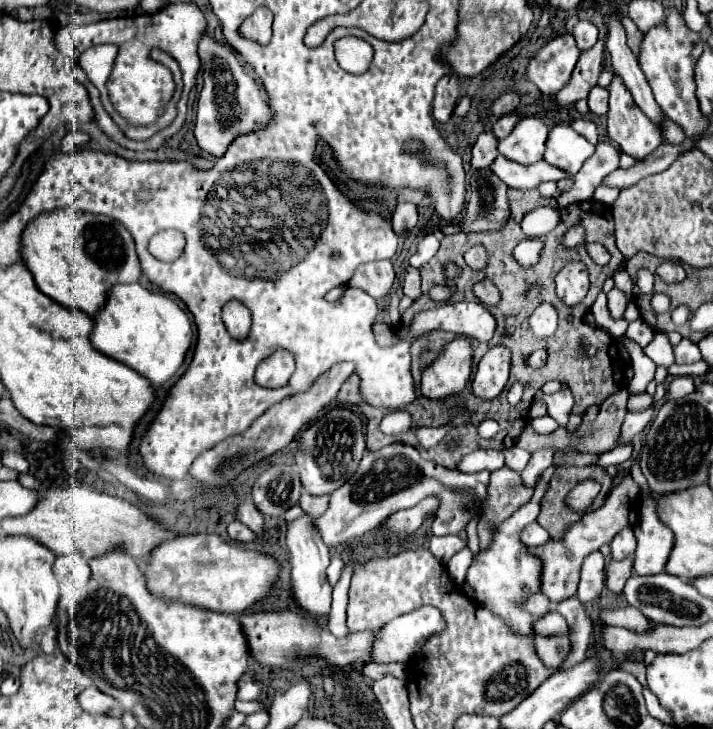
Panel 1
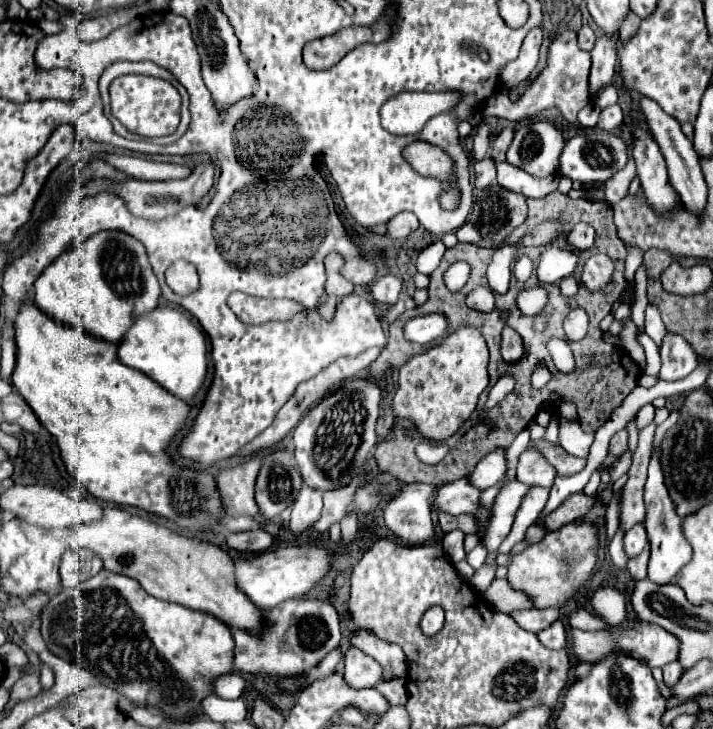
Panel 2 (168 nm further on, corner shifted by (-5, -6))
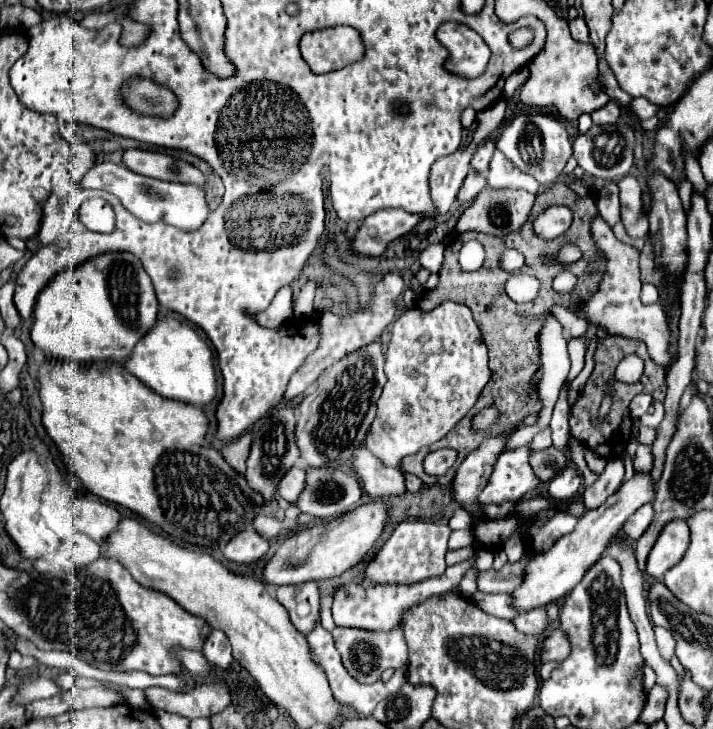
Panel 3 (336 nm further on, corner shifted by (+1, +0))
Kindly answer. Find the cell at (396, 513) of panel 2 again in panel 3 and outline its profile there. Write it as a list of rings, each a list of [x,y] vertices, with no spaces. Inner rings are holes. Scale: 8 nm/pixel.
[[[359,447],[355,451],[353,469],[355,469],[355,475],[363,479],[363,487],[373,499],[381,495],[399,497],[407,493],[403,473],[399,469],[383,465],[379,459],[375,459],[375,455],[367,451],[367,447]]]

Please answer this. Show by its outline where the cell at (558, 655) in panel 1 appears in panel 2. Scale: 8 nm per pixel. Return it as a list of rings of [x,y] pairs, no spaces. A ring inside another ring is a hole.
[[[555,621],[553,625],[549,625],[547,629],[537,633],[539,641],[549,647],[549,649],[563,649],[567,643],[567,635],[565,635],[565,627],[561,621]]]

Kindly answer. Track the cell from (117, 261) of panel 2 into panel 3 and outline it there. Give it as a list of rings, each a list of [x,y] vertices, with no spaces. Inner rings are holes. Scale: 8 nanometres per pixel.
[[[127,251],[103,253],[79,263],[77,267],[57,273],[41,289],[33,309],[35,323],[31,329],[31,339],[49,359],[63,359],[63,361],[77,361],[77,363],[107,359],[107,361],[125,363],[127,355],[131,353],[131,347],[135,347],[139,337],[145,335],[149,327],[155,323],[157,309],[159,309],[157,295],[143,263],[133,253],[127,253]]]

